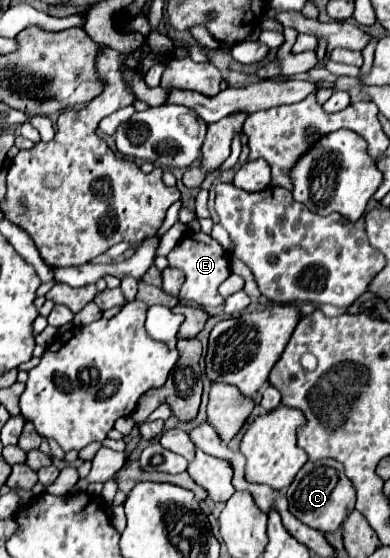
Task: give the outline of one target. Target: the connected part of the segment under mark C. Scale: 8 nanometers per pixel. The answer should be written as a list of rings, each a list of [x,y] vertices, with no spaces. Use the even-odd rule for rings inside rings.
[[[334,458],[322,460],[308,460],[296,474],[294,482],[286,490],[286,498],[290,504],[290,512],[304,524],[320,530],[320,532],[334,532],[342,526],[348,514],[354,510],[356,504],[356,488],[352,480],[346,476],[344,466]]]

